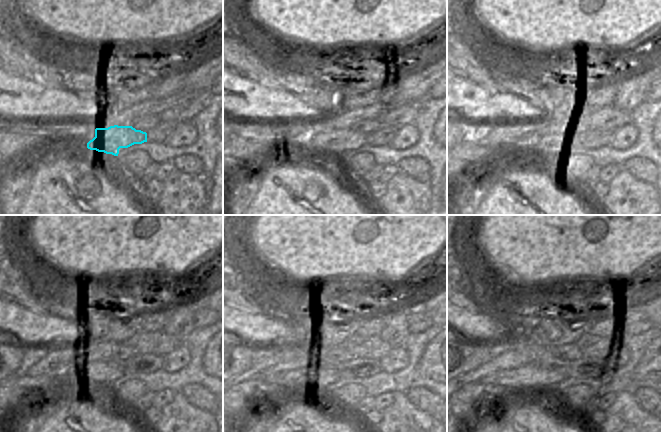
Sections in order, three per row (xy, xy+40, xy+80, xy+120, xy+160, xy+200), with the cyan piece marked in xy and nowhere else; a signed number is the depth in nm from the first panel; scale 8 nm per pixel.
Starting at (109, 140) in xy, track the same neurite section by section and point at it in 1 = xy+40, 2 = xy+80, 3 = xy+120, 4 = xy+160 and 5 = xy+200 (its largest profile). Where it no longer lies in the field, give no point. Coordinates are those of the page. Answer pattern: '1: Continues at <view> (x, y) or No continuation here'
1: Continues at xy+40 (335, 143)
2: Continues at xy+80 (554, 147)
3: Continues at xy+120 (104, 372)
4: Continues at xy+160 (319, 375)
5: Continues at xy+200 (532, 378).

